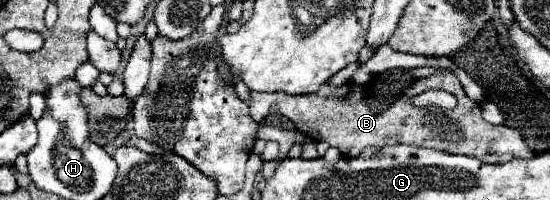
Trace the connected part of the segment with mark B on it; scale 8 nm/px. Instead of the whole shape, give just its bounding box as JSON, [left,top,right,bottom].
[250,70,534,164]

